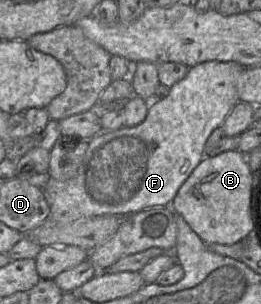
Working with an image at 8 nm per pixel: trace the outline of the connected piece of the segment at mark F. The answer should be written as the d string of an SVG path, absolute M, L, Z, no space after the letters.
M207 61L189 68L187 75L170 87L167 97L159 100L152 100L145 120L134 127L123 127L115 131L102 131L88 141L88 148L83 160L78 168L76 175L66 181L50 178L43 188L44 196L50 207L49 220L61 224L69 224L85 218L104 216L104 215L133 215L139 211L154 208L170 206L173 198L177 194L181 185L190 176L192 171L204 158L204 145L210 134L218 127L221 127L226 117L230 114L234 106L239 102L236 84L240 73L244 67L235 62Z

